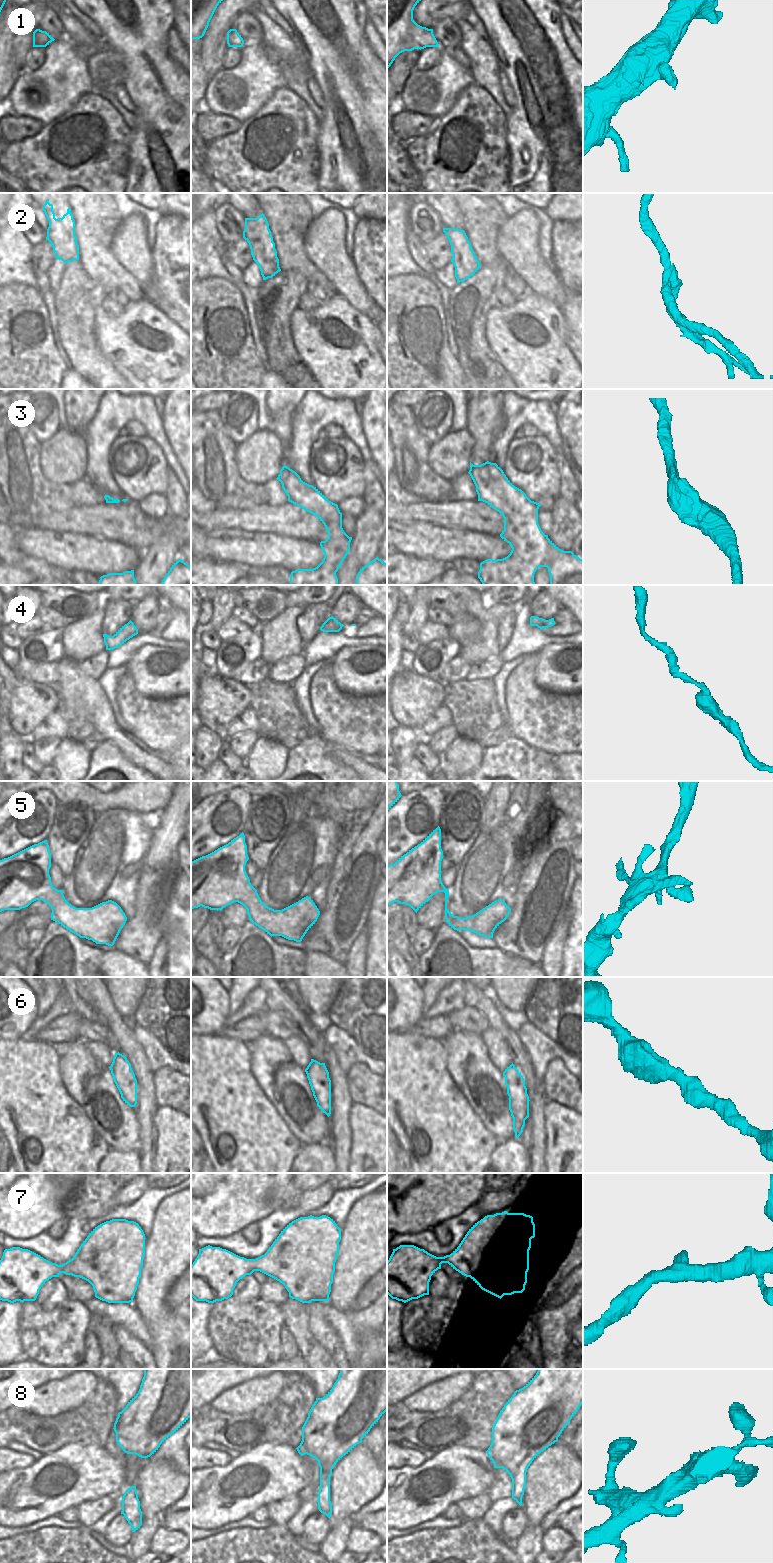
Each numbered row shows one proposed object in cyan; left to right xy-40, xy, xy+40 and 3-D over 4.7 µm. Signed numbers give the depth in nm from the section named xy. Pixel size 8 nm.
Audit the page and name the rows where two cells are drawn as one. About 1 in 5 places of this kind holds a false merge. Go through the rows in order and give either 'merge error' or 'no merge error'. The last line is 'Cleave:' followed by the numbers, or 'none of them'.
1: no merge error
2: merge error
3: merge error
4: no merge error
5: no merge error
6: no merge error
7: no merge error
8: no merge error
Cleave: 2, 3

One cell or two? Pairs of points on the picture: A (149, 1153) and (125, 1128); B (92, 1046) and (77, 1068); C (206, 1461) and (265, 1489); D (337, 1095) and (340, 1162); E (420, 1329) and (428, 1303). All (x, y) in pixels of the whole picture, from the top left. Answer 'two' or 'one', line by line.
A: two
B: two
C: two
D: one
E: one

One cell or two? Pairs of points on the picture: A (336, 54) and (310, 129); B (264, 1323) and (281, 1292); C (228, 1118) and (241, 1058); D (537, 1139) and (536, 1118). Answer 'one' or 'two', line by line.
A: two
B: two
C: one
D: one

